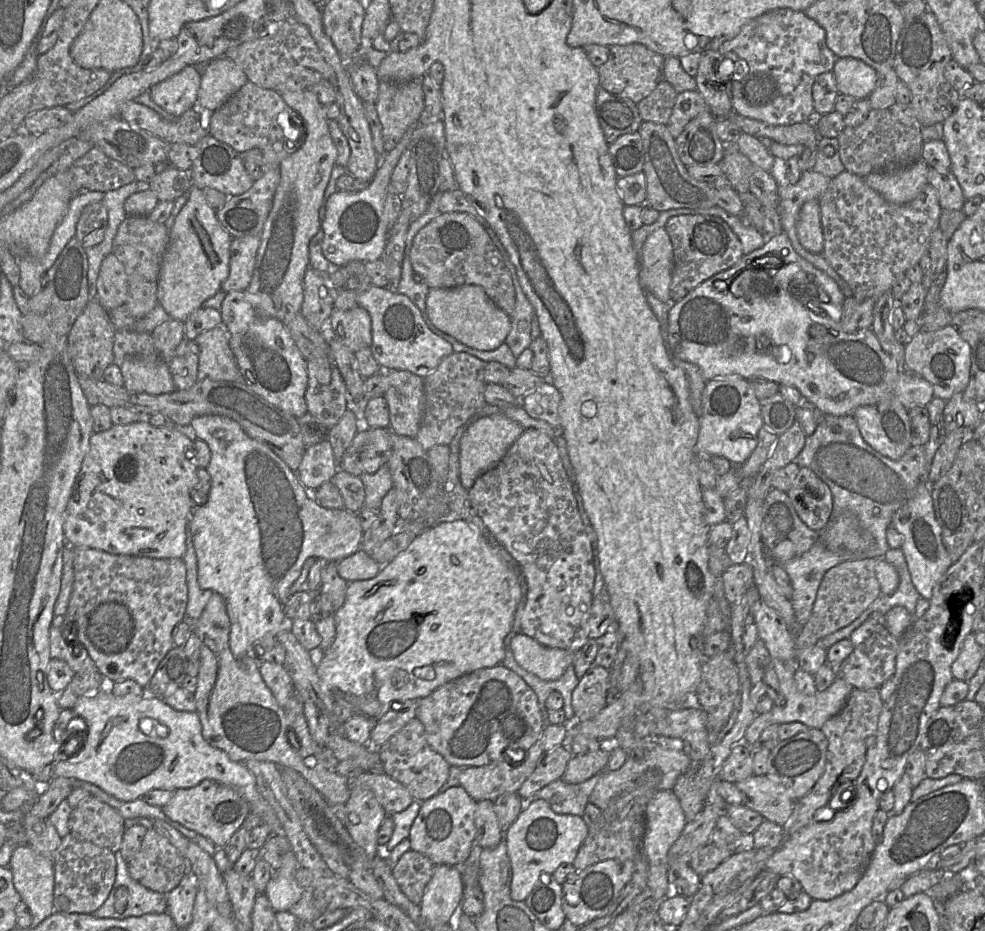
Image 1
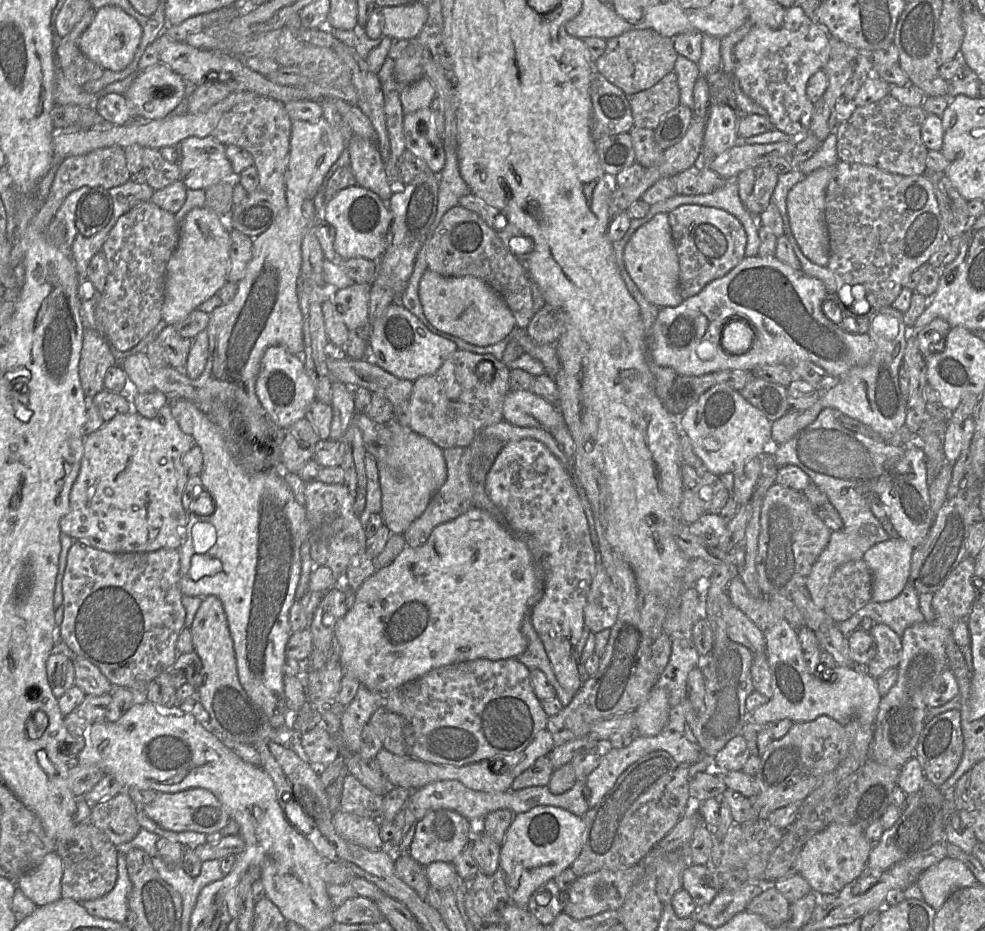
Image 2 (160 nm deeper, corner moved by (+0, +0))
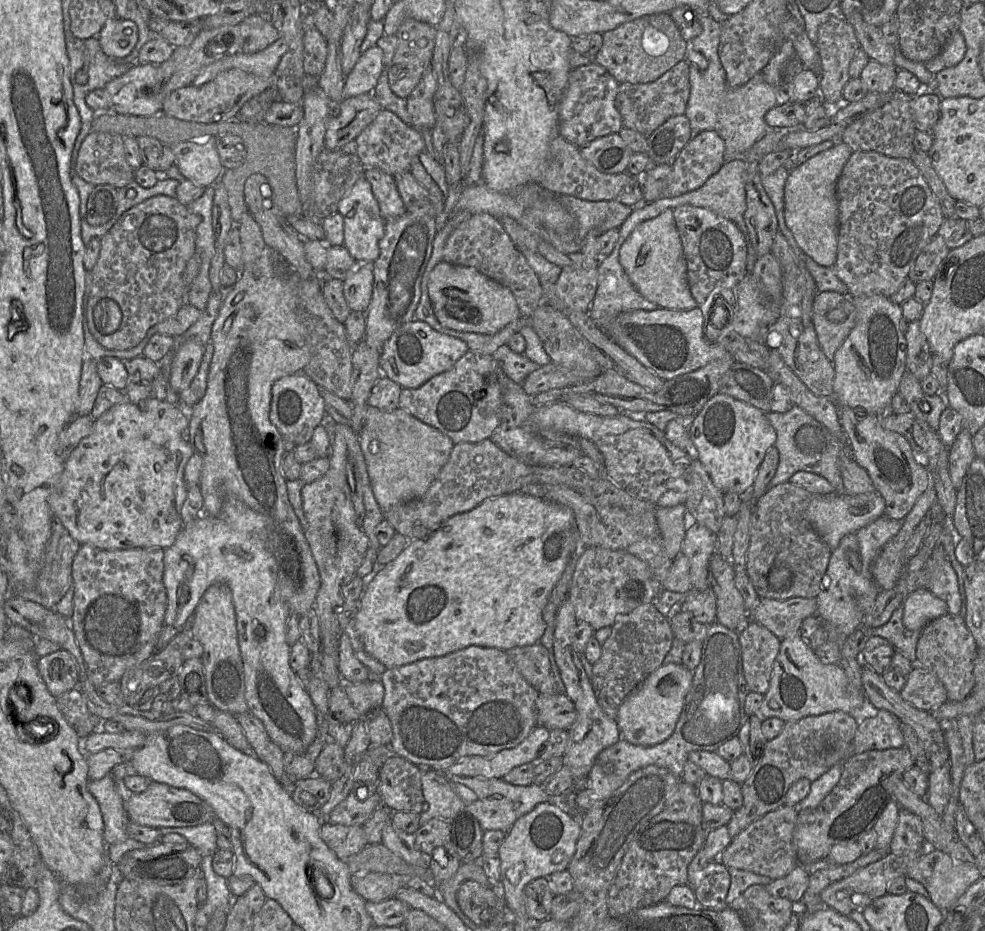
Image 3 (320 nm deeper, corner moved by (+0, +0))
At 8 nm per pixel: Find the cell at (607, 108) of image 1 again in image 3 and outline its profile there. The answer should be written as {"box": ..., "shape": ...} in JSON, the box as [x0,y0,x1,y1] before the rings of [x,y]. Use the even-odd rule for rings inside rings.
{"box":[558,61,623,147],"shape":[[[594,61],[571,70],[558,107],[558,132],[569,143],[584,147],[596,138],[618,133],[623,128],[616,108],[619,83]]]}

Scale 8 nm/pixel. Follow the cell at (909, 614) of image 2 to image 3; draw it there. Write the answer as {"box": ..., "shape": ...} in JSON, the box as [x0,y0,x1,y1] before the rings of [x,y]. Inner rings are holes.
{"box":[858,606,921,663],"shape":[[[899,606],[891,615],[889,621],[880,627],[862,625],[858,627],[869,637],[880,636],[888,640],[902,655],[912,663],[916,663],[916,648],[921,631],[907,629],[903,623],[904,608]]]}

